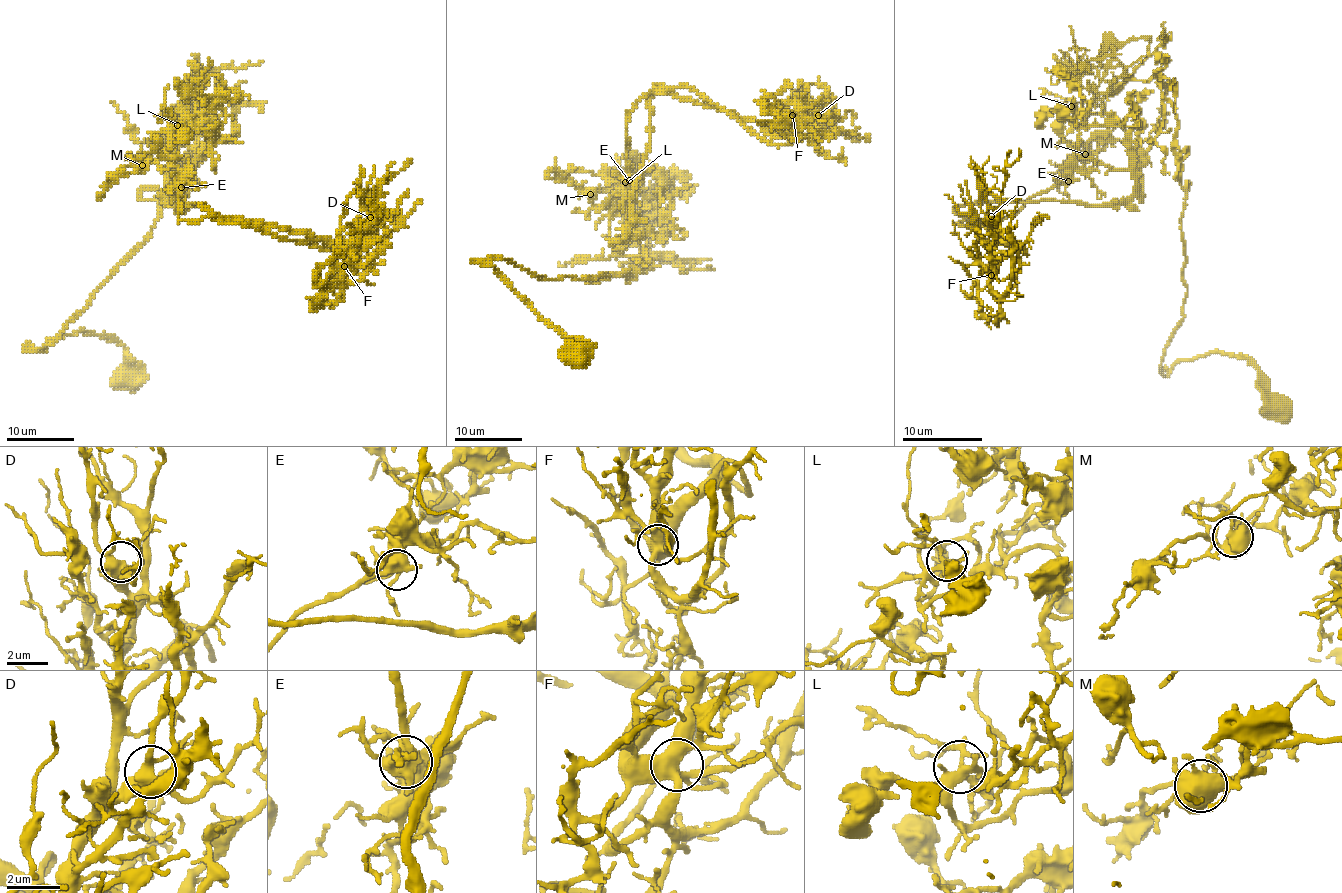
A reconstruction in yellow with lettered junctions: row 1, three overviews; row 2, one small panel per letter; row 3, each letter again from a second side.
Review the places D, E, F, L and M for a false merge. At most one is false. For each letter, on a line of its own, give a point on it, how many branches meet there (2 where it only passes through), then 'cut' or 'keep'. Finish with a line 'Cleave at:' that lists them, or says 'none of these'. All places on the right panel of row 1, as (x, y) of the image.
D: place (991, 216); branches 5; keep
E: place (1068, 181); branches 6; cut
F: place (991, 275); branches 7; keep
L: place (1071, 106); branches 6; keep
M: place (1085, 154); branches 7; keep
Cleave at: E

